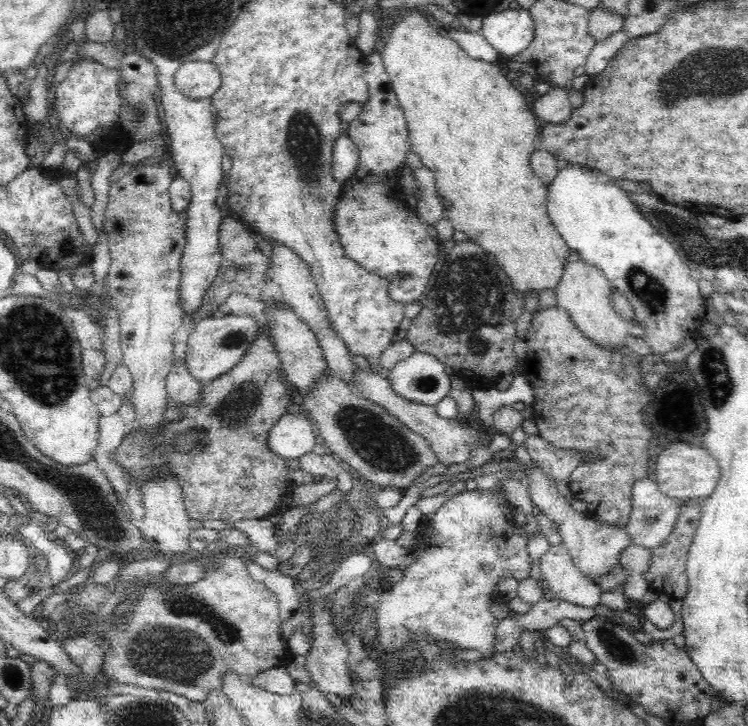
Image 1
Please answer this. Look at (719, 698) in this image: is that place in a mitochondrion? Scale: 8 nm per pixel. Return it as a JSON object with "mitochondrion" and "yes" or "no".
{"mitochondrion":"no"}

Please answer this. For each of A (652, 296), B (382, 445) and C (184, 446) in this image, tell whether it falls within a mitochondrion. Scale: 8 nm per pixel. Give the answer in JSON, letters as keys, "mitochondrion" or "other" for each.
{"A":"mitochondrion","B":"mitochondrion","C":"mitochondrion"}

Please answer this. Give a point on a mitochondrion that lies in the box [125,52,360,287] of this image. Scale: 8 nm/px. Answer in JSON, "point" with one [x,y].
{"point":[304,147]}

